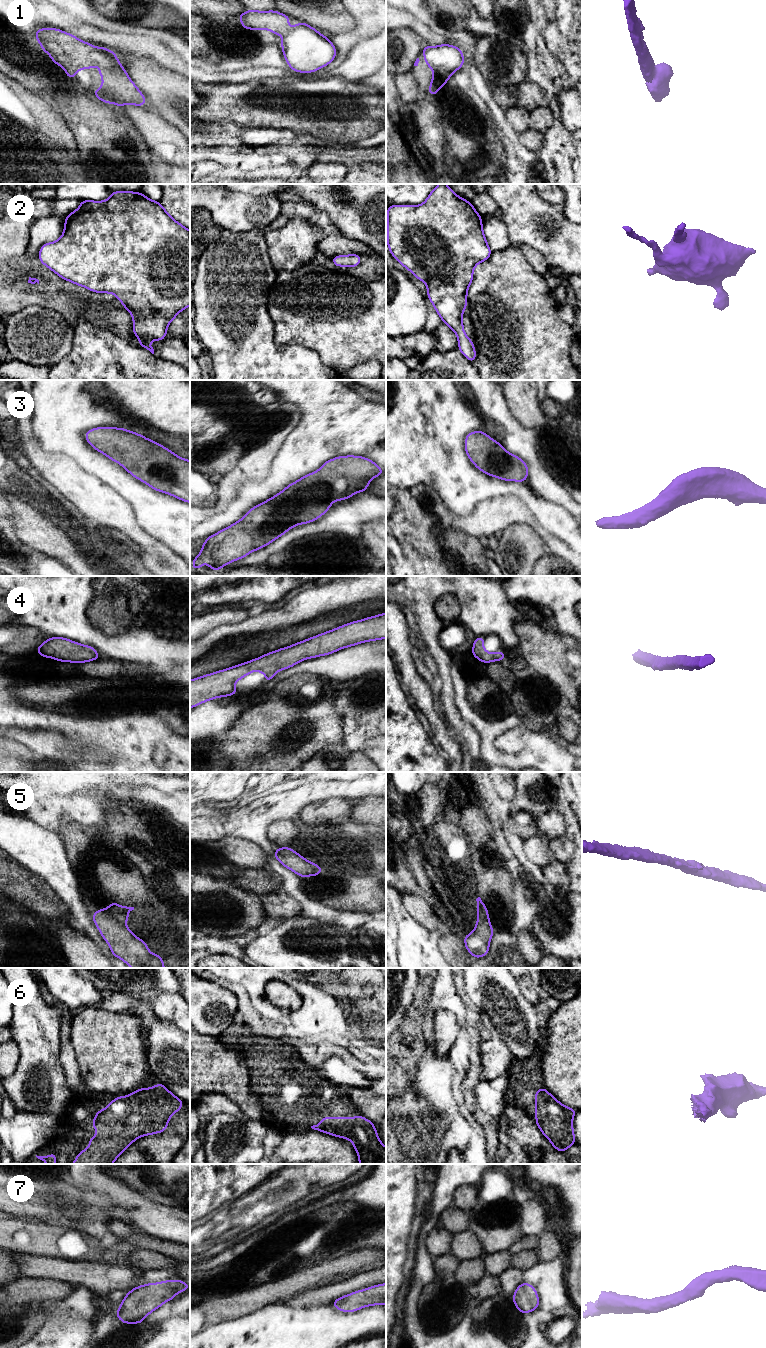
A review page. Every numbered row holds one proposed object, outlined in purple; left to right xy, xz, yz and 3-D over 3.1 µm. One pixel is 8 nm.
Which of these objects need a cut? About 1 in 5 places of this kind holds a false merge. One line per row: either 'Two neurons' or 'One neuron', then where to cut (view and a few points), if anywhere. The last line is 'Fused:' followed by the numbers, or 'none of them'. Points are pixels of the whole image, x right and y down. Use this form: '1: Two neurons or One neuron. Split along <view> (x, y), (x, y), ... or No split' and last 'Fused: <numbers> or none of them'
1: One neuron. No split
2: One neuron. No split
3: One neuron. No split
4: One neuron. No split
5: One neuron. No split
6: One neuron. No split
7: One neuron. No split
Fused: none of them

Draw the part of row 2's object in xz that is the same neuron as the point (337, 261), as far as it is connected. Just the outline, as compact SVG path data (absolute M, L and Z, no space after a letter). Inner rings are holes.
M360 254L337 255L332 257L331 260L336 267L357 267L361 262L361 257Z

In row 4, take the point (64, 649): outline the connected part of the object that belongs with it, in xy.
M50 637L39 645L35 653L60 662L76 664L100 659L97 650L92 646L82 645L63 637Z

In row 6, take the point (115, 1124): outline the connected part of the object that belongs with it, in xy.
M160 1081L151 1088L141 1088L130 1093L128 1096L121 1096L113 1099L111 1103L96 1112L95 1119L91 1125L97 1129L97 1135L89 1140L89 1147L80 1151L71 1164L113 1164L119 1155L124 1152L136 1139L155 1133L166 1131L170 1117L183 1107L184 1101L173 1095Z

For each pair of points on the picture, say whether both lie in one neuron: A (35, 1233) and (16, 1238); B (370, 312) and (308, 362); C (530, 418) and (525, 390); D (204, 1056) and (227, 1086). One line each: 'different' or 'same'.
A: same
B: different
C: same
D: same

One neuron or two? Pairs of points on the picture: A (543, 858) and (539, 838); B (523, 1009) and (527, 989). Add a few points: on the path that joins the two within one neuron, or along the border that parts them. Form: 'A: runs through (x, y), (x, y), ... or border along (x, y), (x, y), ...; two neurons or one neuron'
A: runs through (539, 853), (539, 843); one neuron
B: border along (514, 978), (521, 993), (533, 1005); two neurons

